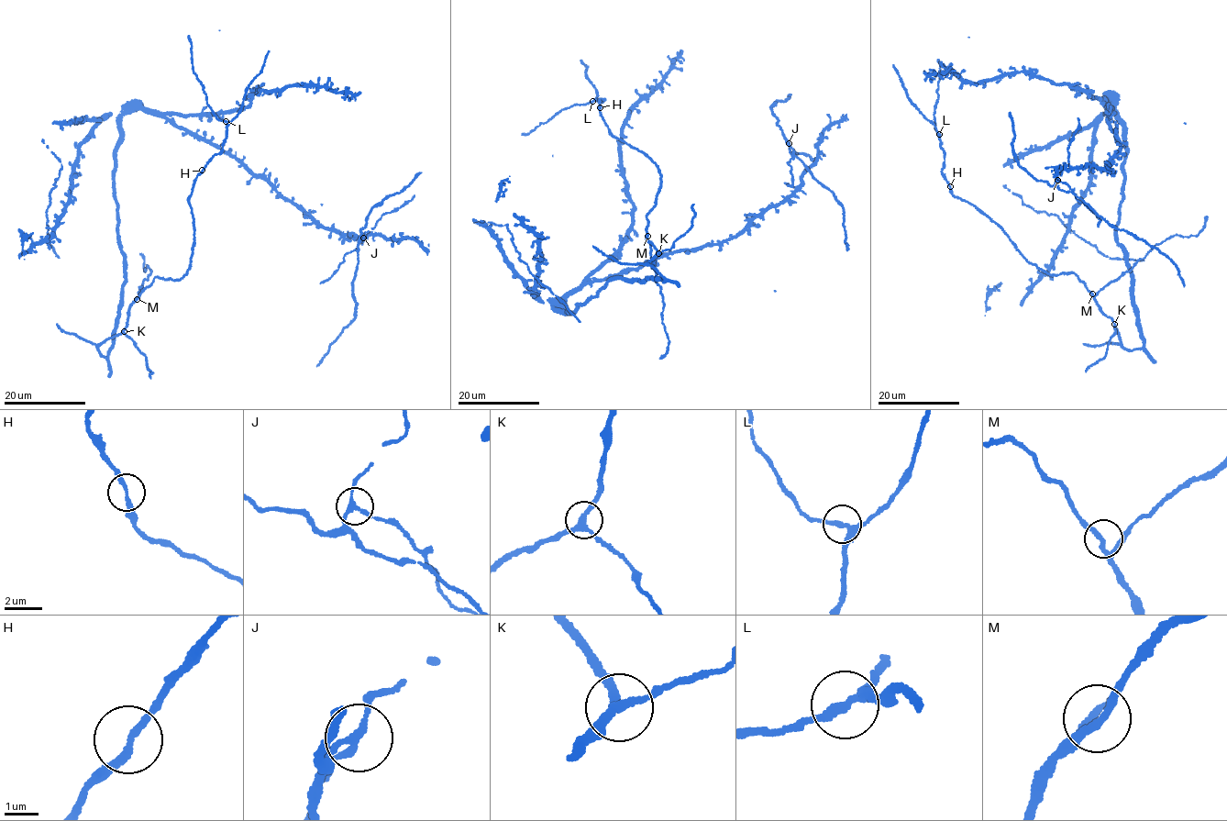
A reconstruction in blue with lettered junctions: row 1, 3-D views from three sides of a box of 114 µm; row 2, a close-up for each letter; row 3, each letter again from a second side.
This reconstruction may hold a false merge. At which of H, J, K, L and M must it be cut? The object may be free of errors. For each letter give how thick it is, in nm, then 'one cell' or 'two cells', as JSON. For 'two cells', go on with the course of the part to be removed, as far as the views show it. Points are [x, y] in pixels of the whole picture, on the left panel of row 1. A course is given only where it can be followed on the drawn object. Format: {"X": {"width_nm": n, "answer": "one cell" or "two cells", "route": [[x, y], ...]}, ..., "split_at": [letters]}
{"H": {"width_nm": 200, "answer": "one cell"}, "J": {"width_nm": 180, "answer": "two cells", "route": [[363, 238], [356, 249], [344, 256], [344, 260], [334, 274], [320, 283]]}, "K": {"width_nm": 240, "answer": "one cell"}, "L": {"width_nm": 260, "answer": "one cell"}, "M": {"width_nm": 190, "answer": "one cell"}, "split_at": ["J"]}

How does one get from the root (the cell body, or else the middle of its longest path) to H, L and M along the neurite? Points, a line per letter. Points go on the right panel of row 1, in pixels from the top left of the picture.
H: (1120, 205), (1117, 241), (1144, 342), (1129, 350), (1084, 282), (1028, 261), (1001, 226), (955, 197), (950, 186)
L: (1120, 205), (1117, 241), (1144, 342), (1129, 350), (1077, 276), (1039, 269), (999, 224), (955, 197), (939, 135)
M: (1120, 205), (1116, 238), (1131, 277), (1132, 305), (1143, 347), (1129, 350), (1122, 346), (1113, 323), (1092, 294)

